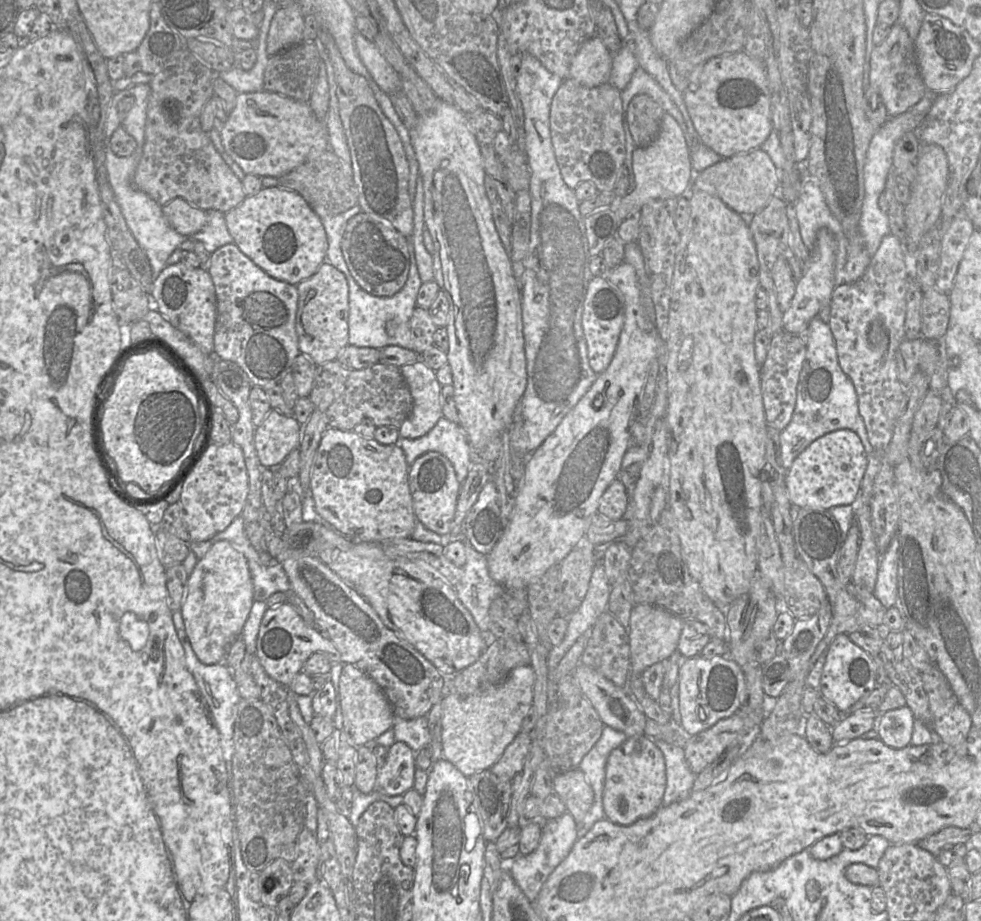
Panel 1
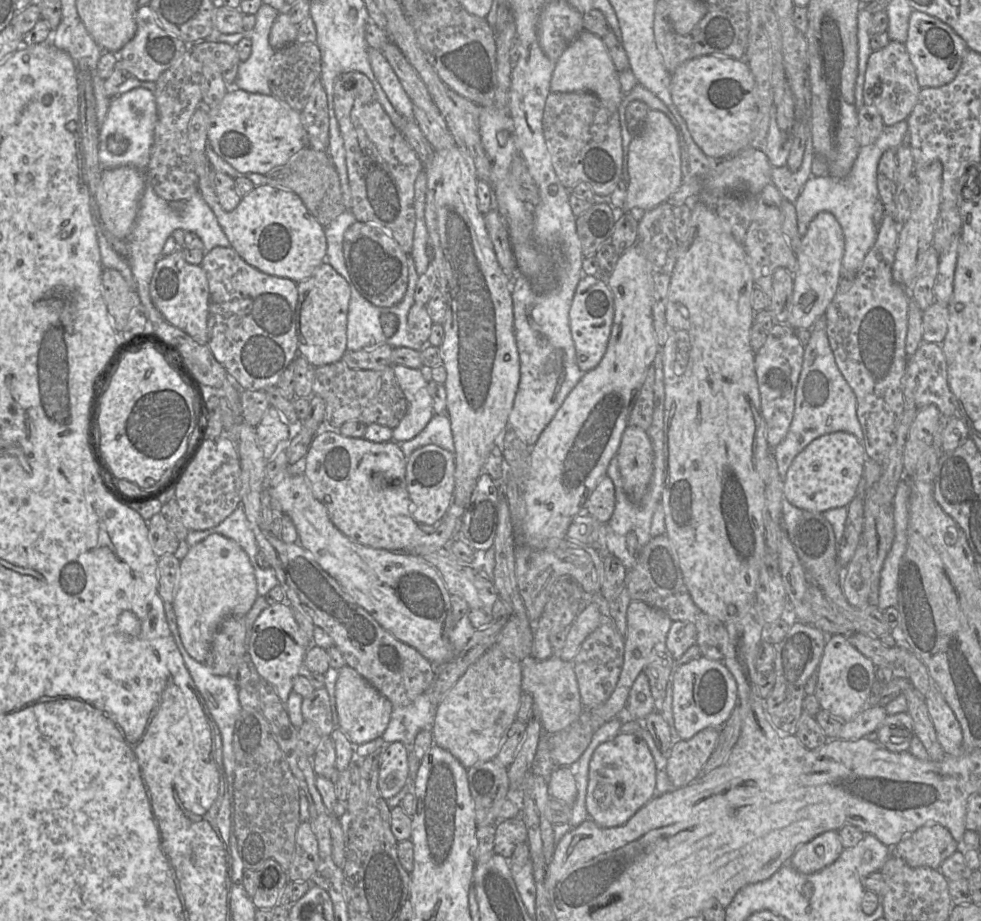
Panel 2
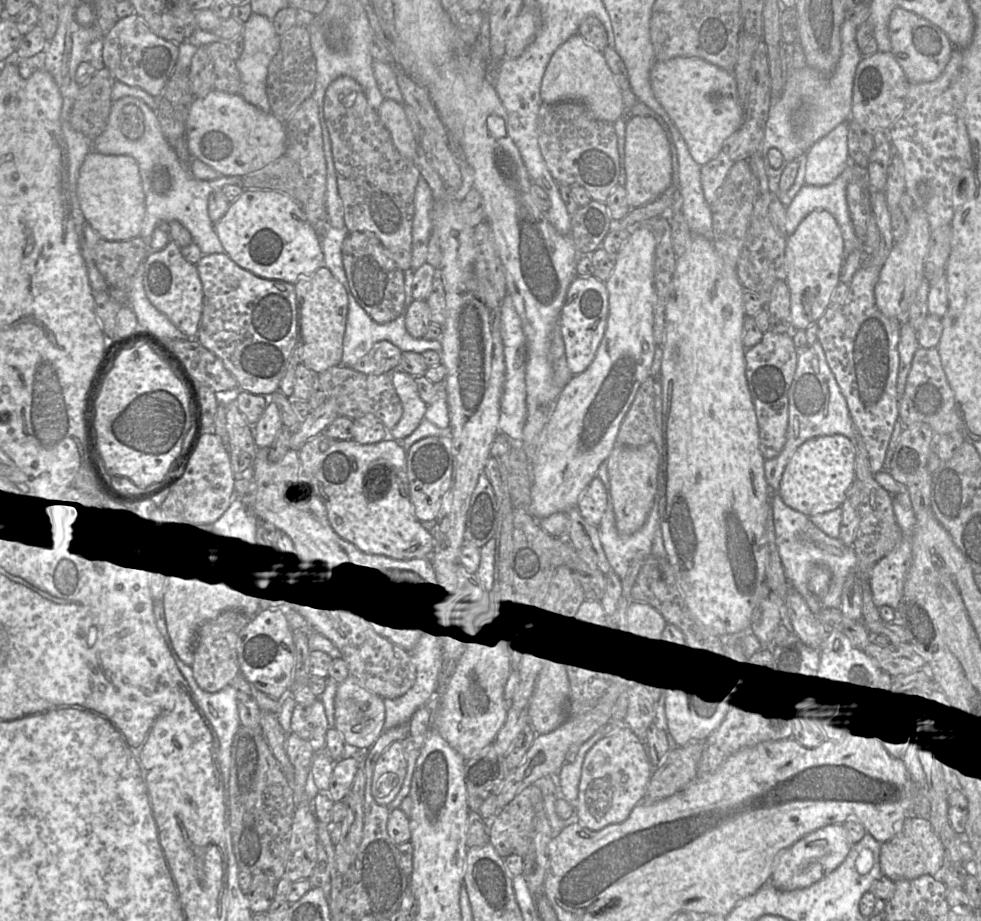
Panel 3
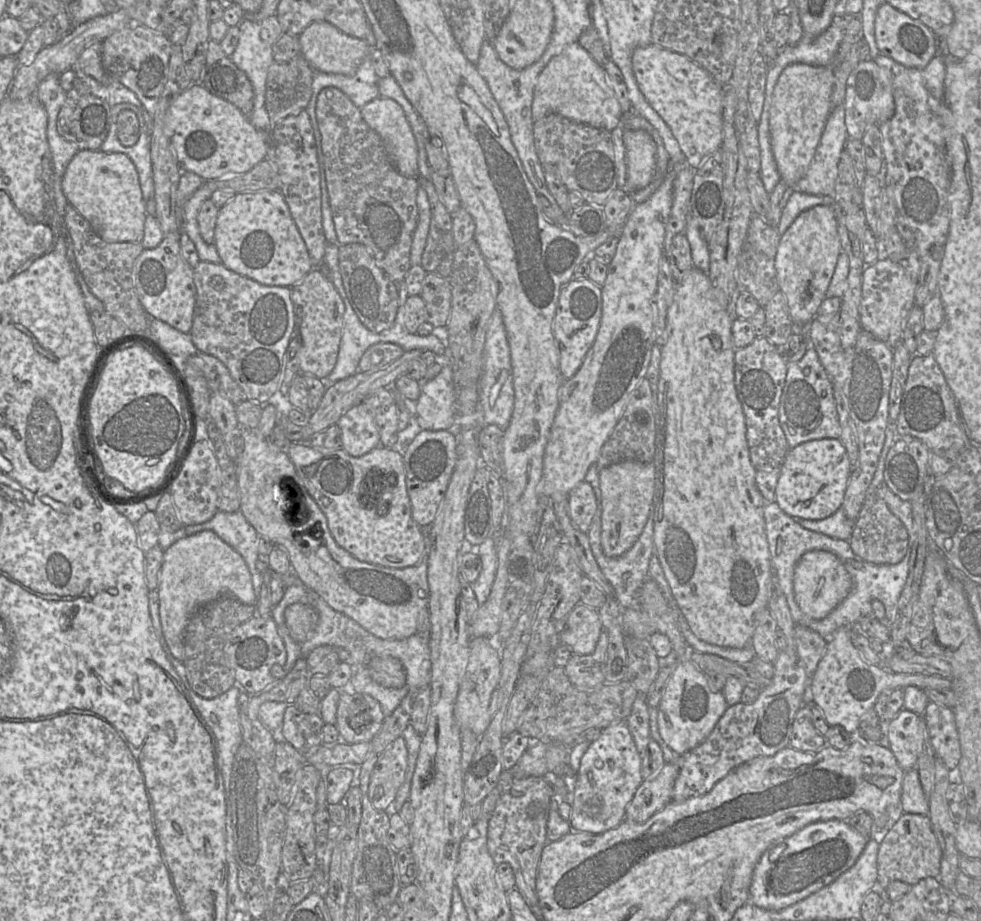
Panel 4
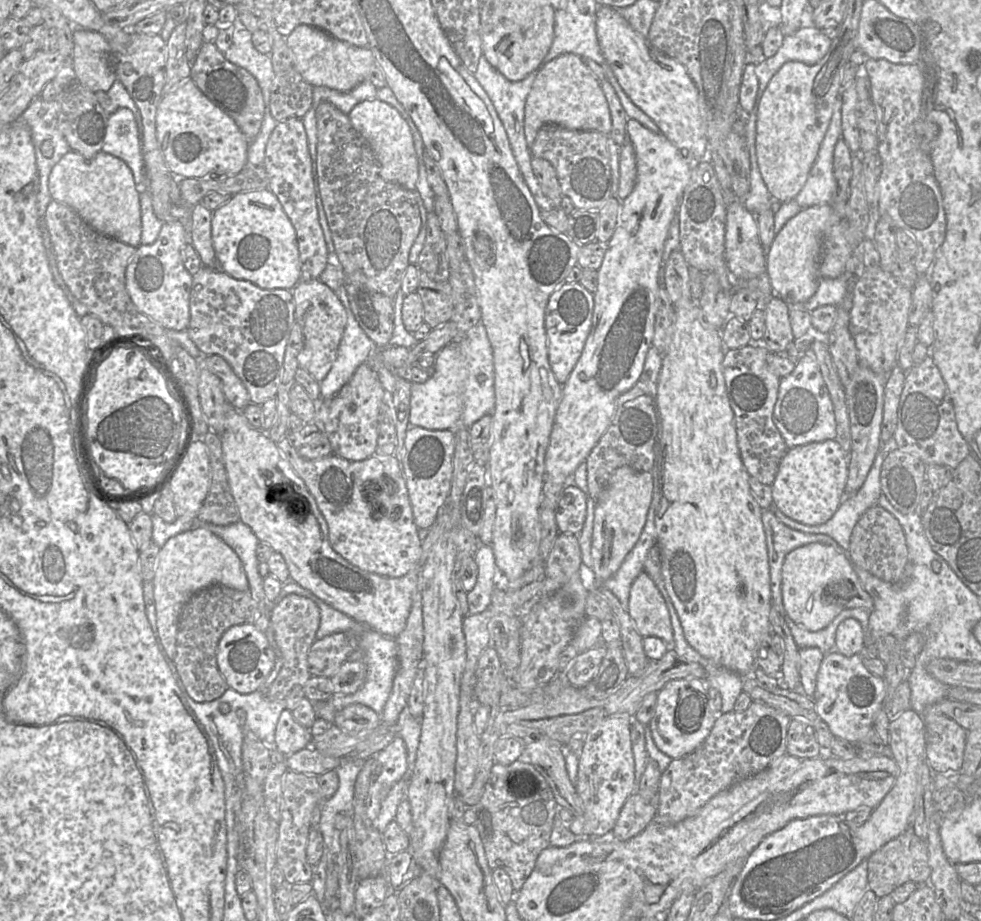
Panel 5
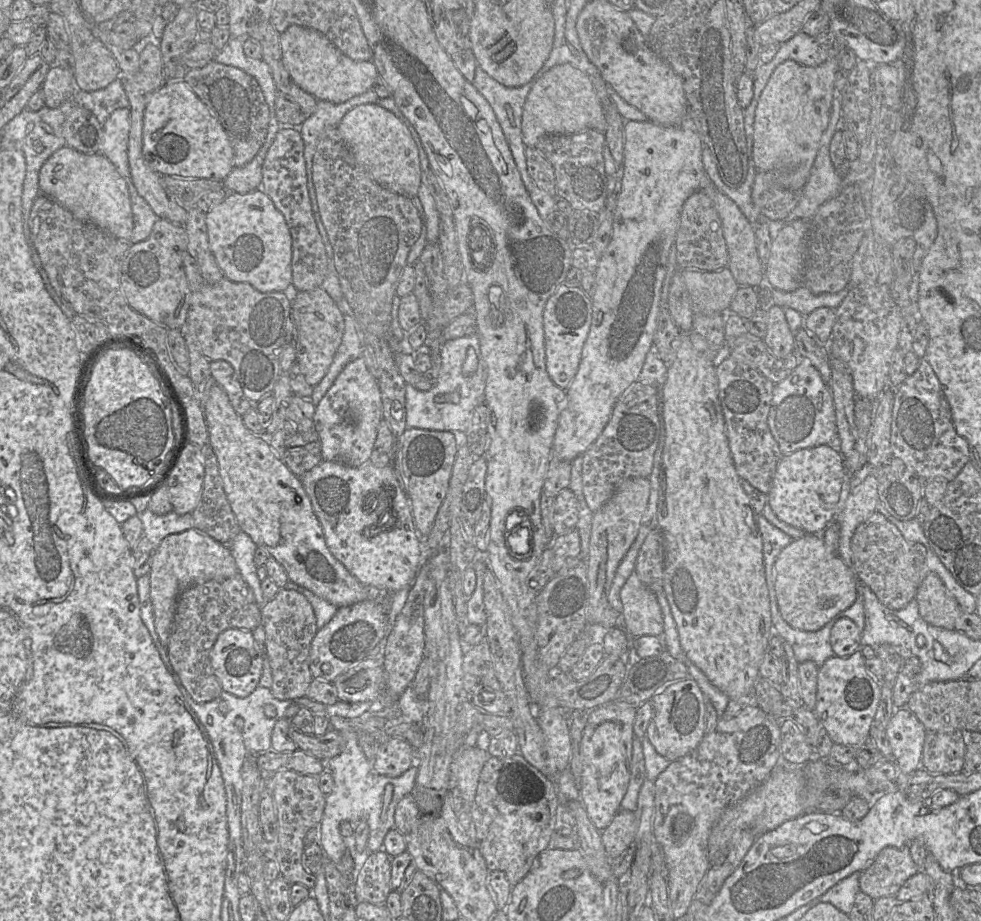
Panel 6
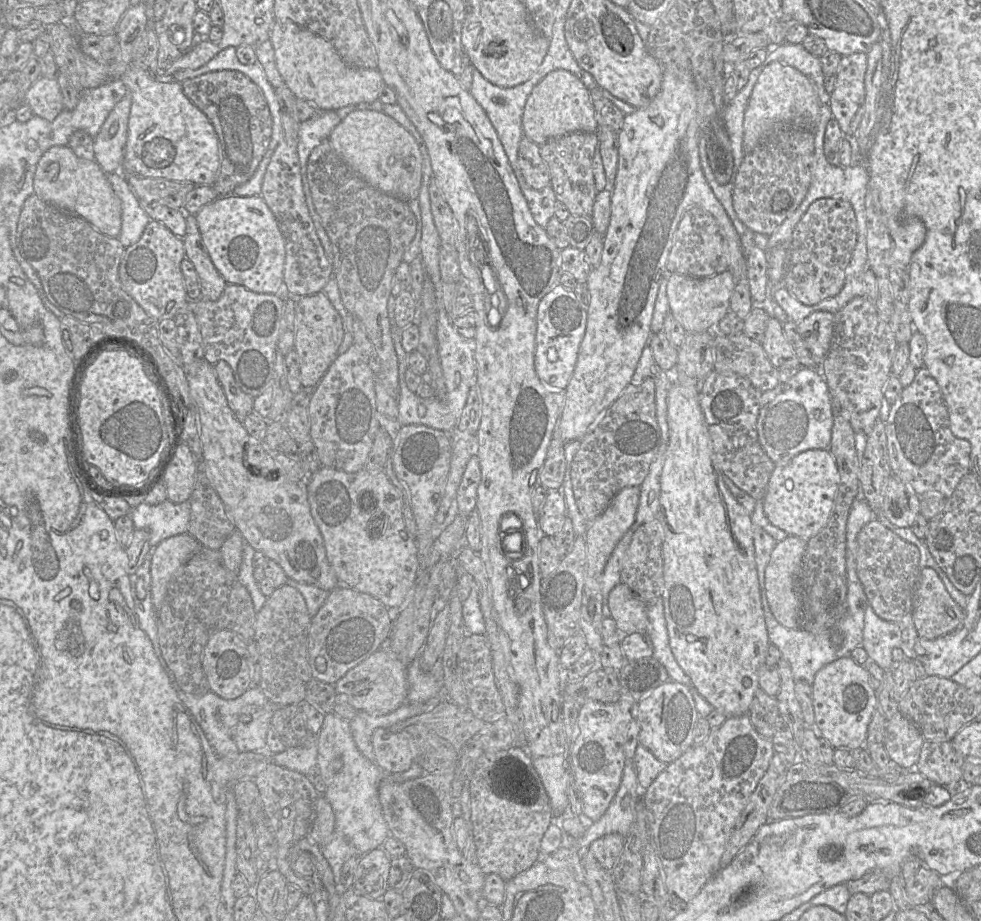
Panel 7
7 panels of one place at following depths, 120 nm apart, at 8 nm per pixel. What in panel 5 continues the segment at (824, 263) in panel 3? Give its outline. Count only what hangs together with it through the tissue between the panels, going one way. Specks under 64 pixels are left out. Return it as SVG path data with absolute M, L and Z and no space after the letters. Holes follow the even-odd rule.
M831 204L802 209L787 221L766 251L766 272L776 295L786 303L804 303L817 291L820 283L819 263L822 252L822 235L829 227L833 213Z

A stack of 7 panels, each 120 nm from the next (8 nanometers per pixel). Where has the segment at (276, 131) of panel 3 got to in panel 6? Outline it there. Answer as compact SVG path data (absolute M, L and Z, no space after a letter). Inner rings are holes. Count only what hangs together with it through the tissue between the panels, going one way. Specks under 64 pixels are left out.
M169 81L153 93L143 118L143 155L161 175L223 181L234 168L229 138L209 108L183 81Z

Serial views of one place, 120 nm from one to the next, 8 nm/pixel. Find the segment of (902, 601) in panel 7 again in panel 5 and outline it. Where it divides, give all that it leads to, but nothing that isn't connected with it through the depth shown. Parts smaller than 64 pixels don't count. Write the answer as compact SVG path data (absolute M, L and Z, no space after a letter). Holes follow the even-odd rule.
M878 504L867 509L852 531L849 559L854 566L883 581L900 583L905 580L905 567L909 561L908 550L904 531L897 519Z

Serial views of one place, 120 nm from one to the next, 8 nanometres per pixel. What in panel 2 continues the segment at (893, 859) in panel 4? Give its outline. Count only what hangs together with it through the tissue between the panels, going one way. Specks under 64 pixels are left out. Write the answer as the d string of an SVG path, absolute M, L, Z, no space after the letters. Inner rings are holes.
M940 824L924 825L891 848L892 854L903 859L910 867L929 867L935 870L939 870L943 861L958 849L959 845L949 830Z

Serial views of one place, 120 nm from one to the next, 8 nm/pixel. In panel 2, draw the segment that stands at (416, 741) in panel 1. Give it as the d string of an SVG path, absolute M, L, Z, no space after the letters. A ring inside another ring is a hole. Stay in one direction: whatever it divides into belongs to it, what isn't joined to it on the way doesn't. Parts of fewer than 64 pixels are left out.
M432 684L411 704L393 707L389 724L381 738L386 744L401 742L412 752L417 734L422 730L432 731L439 703L435 699Z

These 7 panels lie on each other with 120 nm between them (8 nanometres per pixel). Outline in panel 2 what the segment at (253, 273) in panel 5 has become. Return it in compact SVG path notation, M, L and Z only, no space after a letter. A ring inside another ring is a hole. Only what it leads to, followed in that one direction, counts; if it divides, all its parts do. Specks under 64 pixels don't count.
M200 103L188 124L189 147L198 177L197 186L199 194L216 216L219 225L230 242L230 246L247 264L263 273L288 278L295 283L306 280L326 260L324 226L314 218L298 195L284 188L268 184L255 186L253 190L241 198L241 201L234 210L224 211L222 209L211 182L211 170L213 169L205 155L205 149L208 144L209 109L204 103Z

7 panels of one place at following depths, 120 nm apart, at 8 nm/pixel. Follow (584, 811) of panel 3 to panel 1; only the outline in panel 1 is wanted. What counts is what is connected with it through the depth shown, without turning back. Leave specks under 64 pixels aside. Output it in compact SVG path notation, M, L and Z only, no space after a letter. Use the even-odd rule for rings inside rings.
M645 735L628 737L607 759L603 790L605 818L628 826L652 816L662 806L666 780L664 756L653 740Z

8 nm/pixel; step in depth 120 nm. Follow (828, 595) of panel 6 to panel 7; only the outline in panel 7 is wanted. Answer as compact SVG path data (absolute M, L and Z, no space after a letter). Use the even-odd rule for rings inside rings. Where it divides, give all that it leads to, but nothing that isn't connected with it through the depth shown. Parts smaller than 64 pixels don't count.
M789 535L777 542L765 569L765 589L770 610L781 625L790 629L803 629L803 610L800 598L795 591L795 580L806 546L806 539Z

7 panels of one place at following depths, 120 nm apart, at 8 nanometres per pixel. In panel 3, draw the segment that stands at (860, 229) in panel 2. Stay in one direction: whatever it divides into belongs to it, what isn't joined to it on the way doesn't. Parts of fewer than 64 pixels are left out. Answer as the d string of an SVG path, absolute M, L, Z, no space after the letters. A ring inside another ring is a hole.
M849 165L846 169L829 185L826 186L812 186L804 185L796 194L791 204L786 207L786 221L785 221L785 230L786 235L791 235L799 226L801 221L812 211L817 209L823 209L830 212L833 217L836 219L844 240L844 258L849 253L853 252L856 249L860 248L860 241L858 240L854 227L851 221L849 214L847 200L846 200L846 188L848 182L854 176L860 176L866 174L866 168Z

